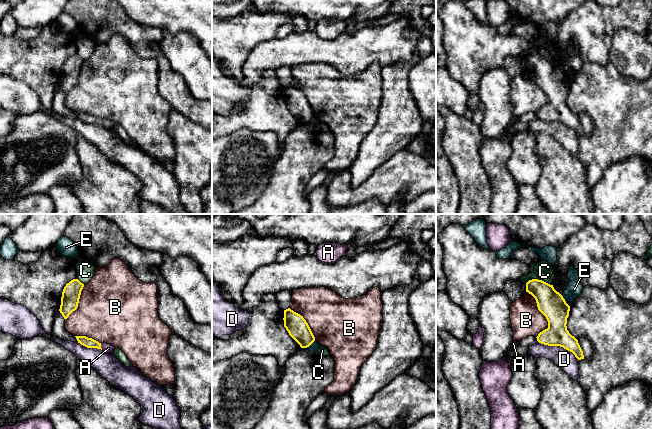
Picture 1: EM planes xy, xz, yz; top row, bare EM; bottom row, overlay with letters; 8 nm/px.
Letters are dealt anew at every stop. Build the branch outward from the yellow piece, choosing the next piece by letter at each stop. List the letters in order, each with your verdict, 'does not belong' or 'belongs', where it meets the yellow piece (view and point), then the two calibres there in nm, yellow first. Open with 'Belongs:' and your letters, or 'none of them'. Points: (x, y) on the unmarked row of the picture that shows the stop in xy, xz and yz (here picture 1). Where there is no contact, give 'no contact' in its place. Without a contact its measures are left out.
Belongs: A
A: belongs; meets yellow in xy at (100, 122); 80 nm thick on the yellow side, 70 nm on the other
B: does not belong; meets yellow in yz at (543, 90); 220 nm thick on the yellow side, 260 nm on the other
C: does not belong; meets yellow in yz at (537, 55); 220 nm thick on the yellow side, 150 nm on the other
D: does not belong; meets yellow in yz at (559, 121); 180 nm thick on the yellow side, 160 nm on the other
E: does not belong; meets yellow in xz at (310, 120); 170 nm thick on the yellow side, 80 nm on the other

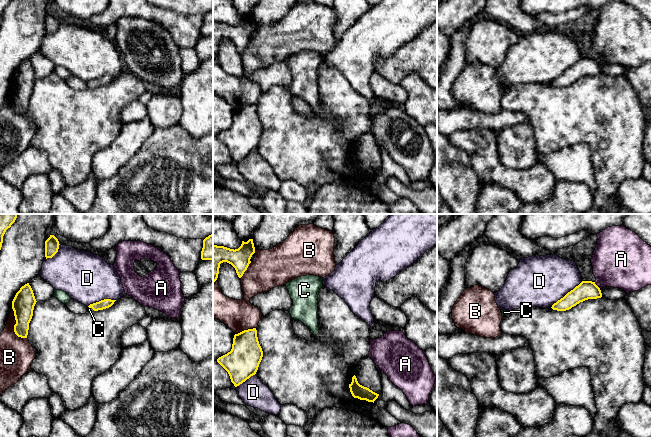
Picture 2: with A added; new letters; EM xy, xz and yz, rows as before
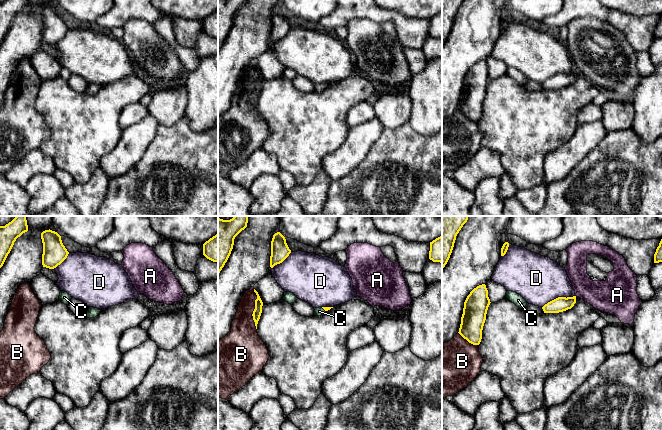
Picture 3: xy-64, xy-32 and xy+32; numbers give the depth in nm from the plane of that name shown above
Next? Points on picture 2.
Belongs: C
A: does not belong; meets yellow in yz at (596, 61); 150 nm thick on the yellow side, 400 nm on the other
B: does not belong; meets yellow in xy at (14, 102); 180 nm thick on the yellow side, 280 nm on the other
C: belongs; meets yellow in xy at (91, 83); 80 nm thick on the yellow side, 30 nm on the other
D: does not belong; meets yellow in yz at (567, 69); 150 nm thick on the yellow side, 420 nm on the other

